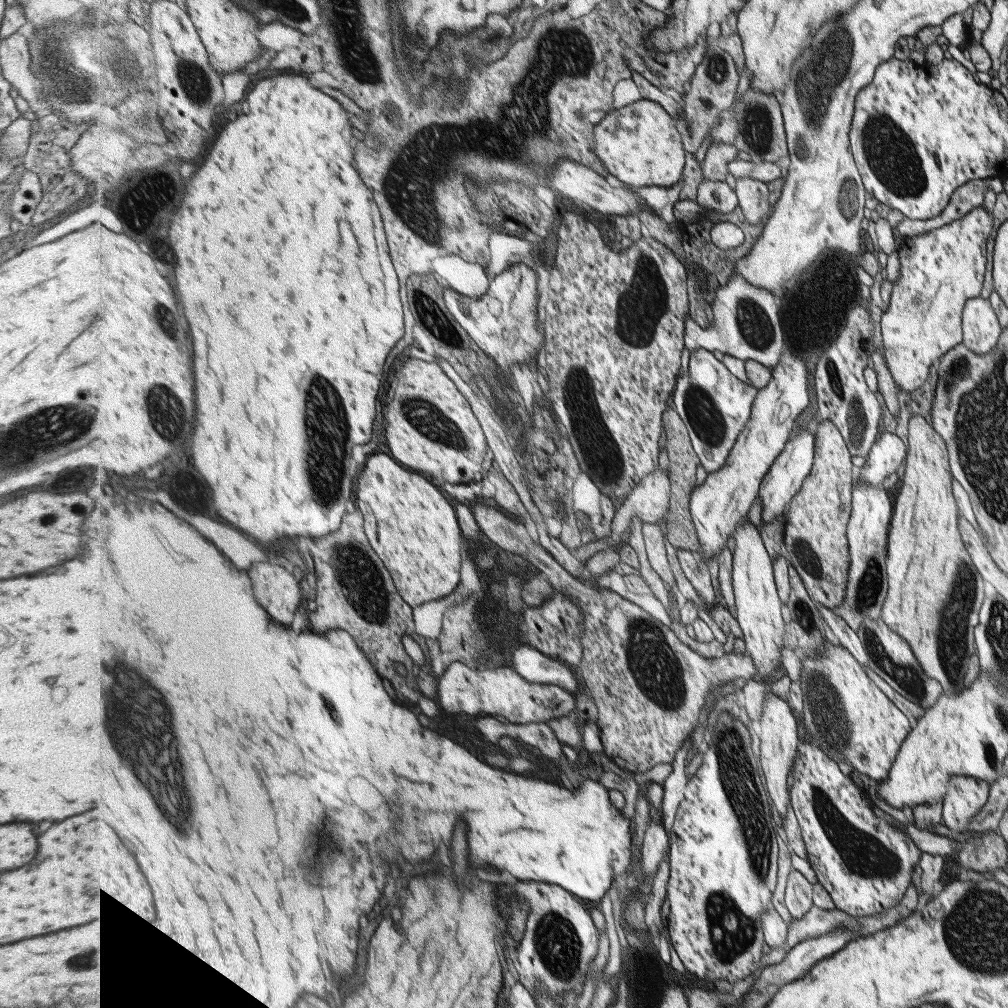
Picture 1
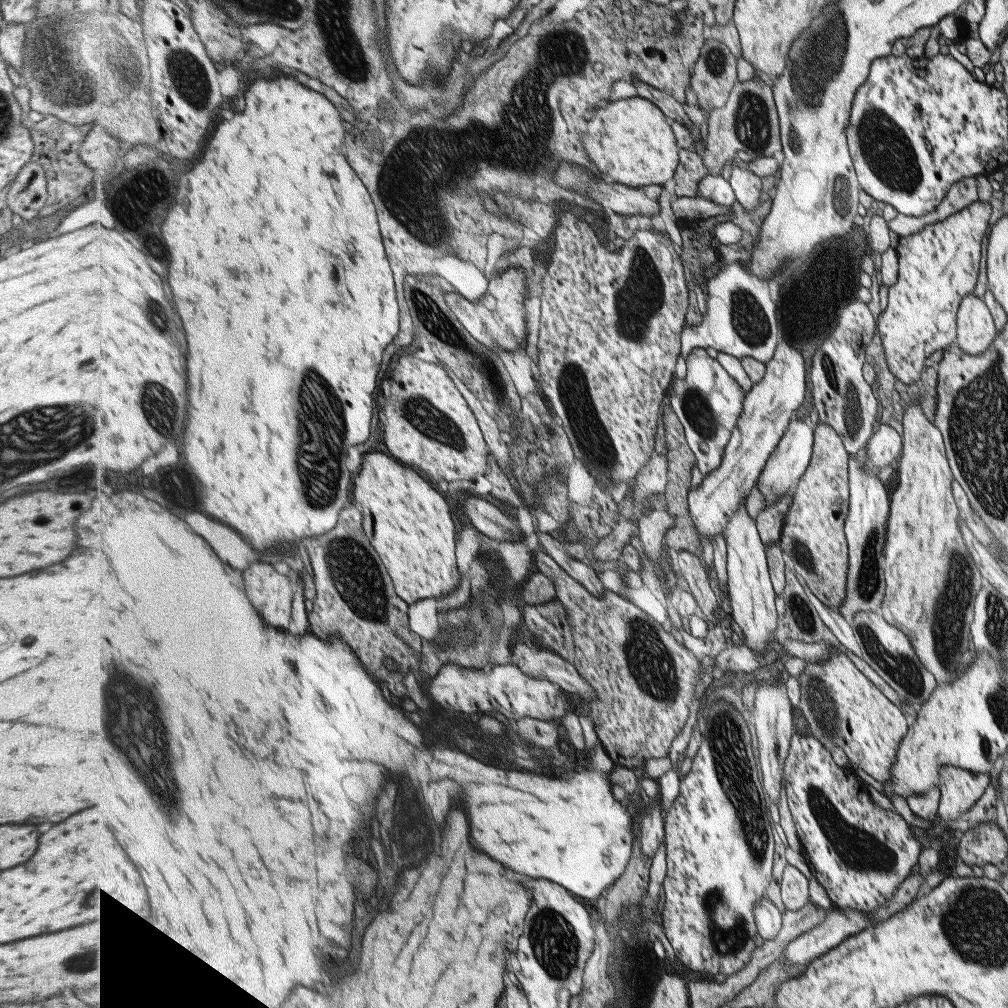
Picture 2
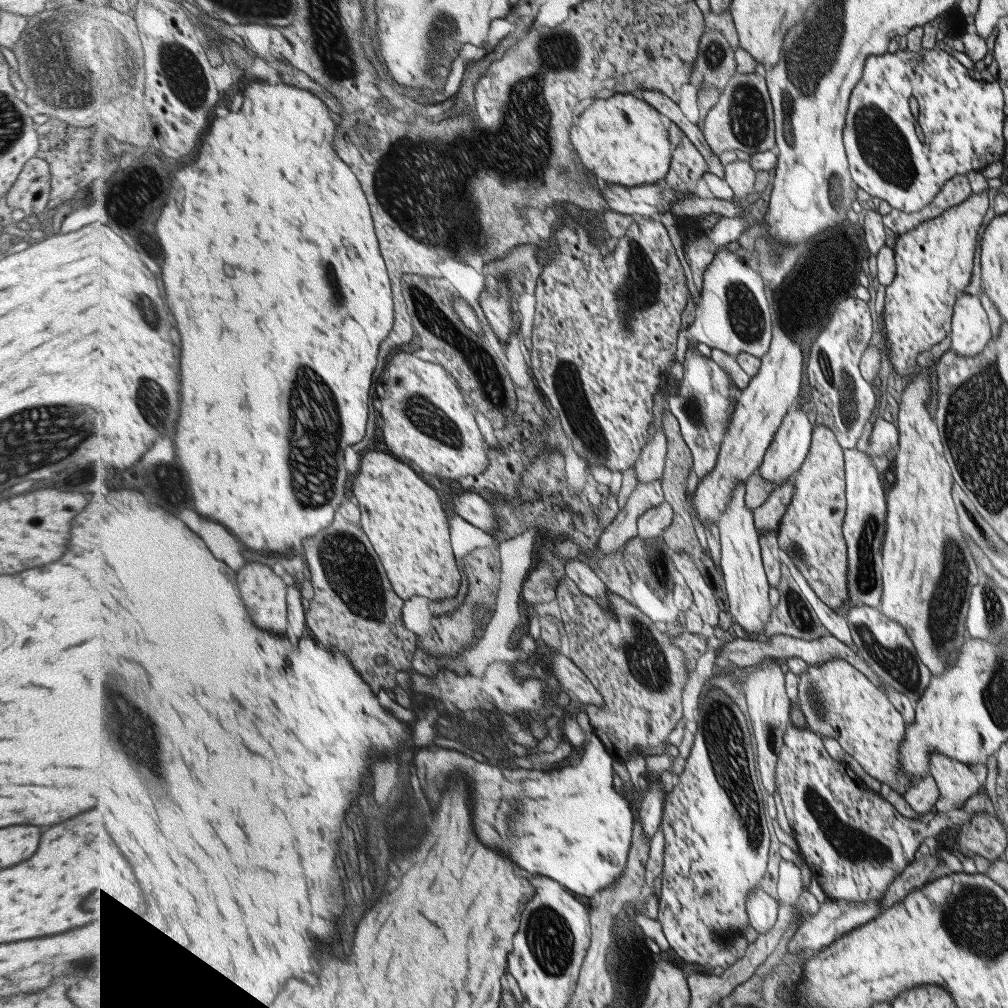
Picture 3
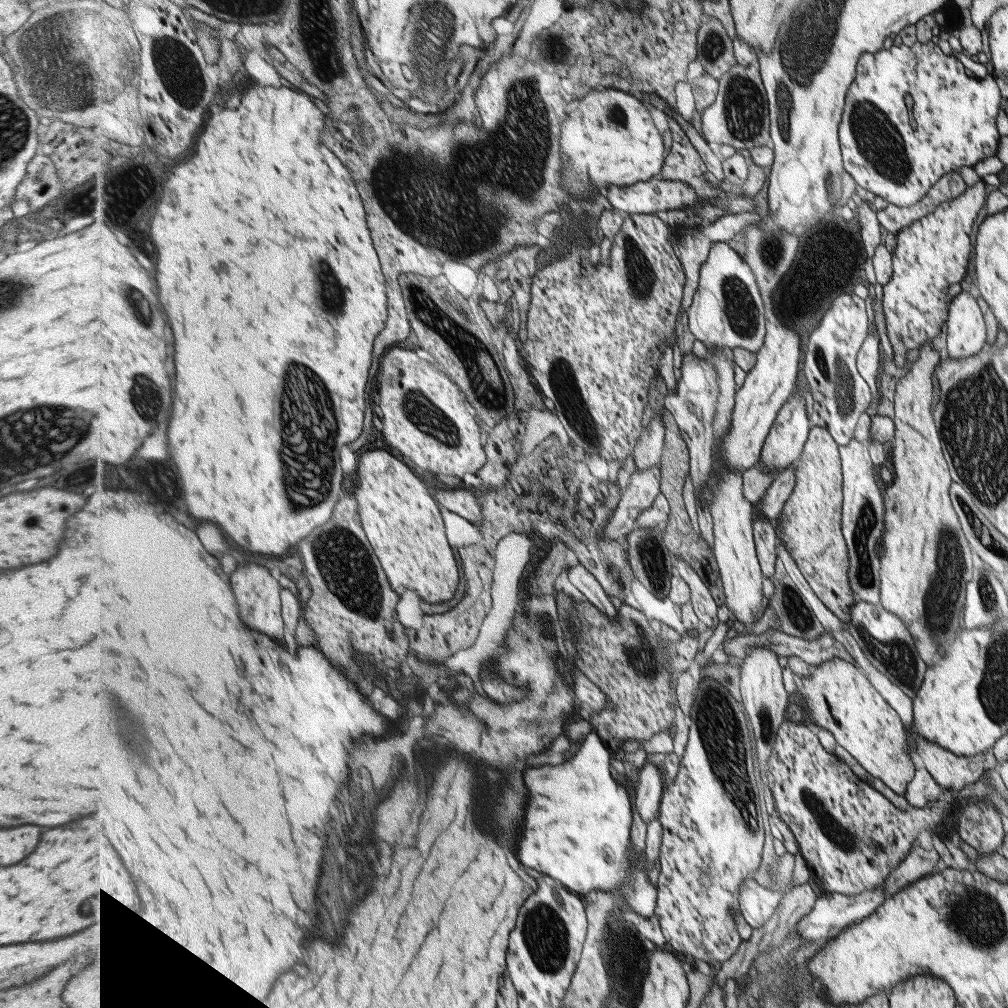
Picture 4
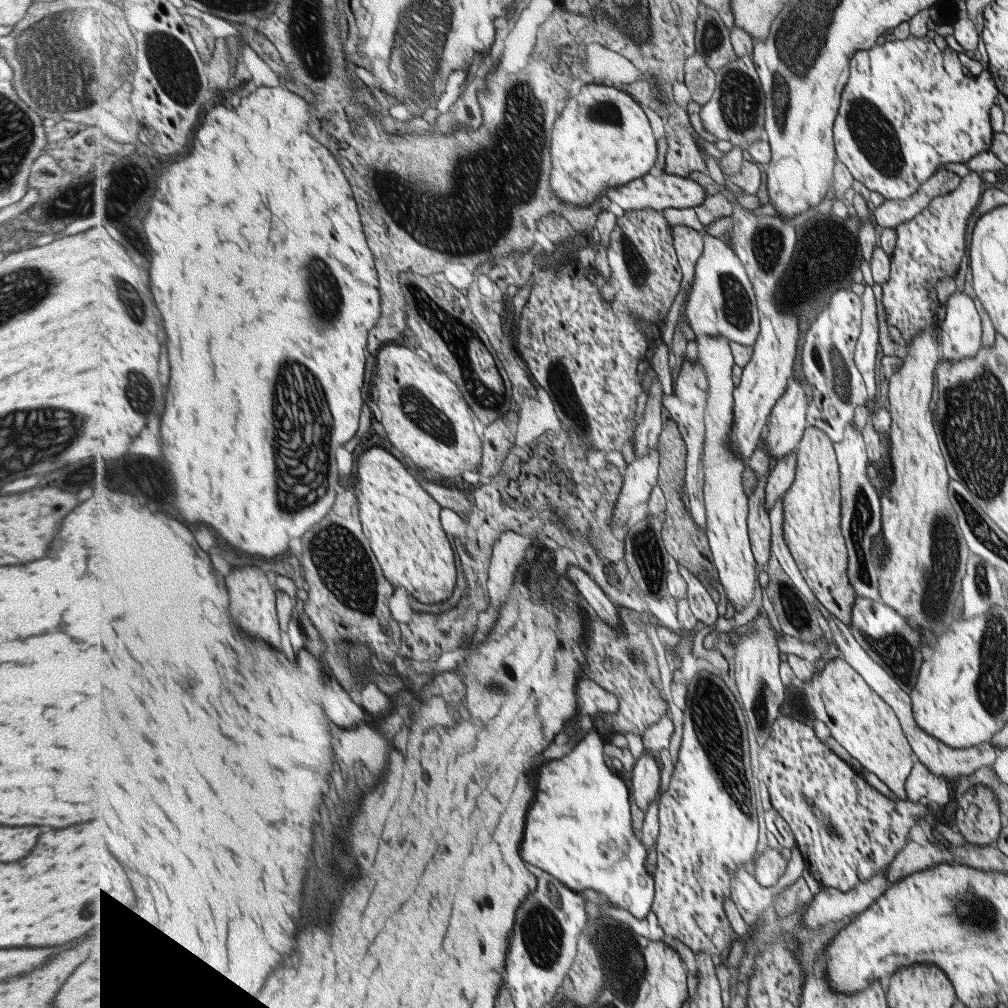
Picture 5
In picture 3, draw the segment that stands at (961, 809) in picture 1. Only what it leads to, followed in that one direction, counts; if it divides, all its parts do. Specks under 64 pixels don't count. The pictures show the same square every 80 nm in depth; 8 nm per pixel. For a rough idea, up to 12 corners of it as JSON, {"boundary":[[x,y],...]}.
{"boundary":[[934,752],[928,767],[938,788],[934,809],[962,808],[983,788],[985,764]]}

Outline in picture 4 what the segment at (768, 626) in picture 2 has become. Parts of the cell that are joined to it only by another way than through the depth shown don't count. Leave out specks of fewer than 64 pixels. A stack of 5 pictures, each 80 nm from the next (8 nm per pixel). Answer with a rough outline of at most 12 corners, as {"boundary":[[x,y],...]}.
{"boundary":[[724,468],[711,504],[726,606],[759,619],[755,507]]}

